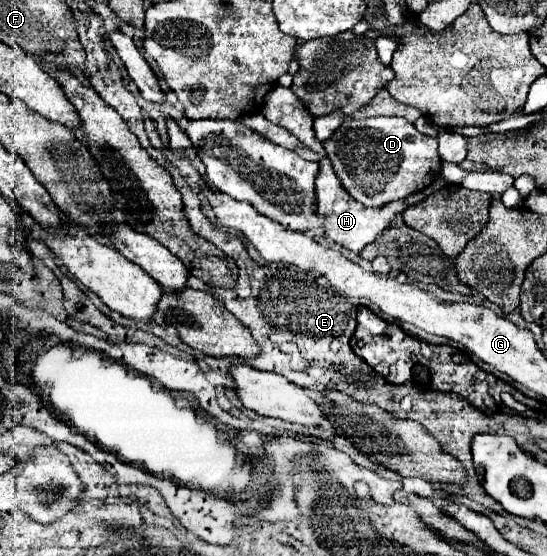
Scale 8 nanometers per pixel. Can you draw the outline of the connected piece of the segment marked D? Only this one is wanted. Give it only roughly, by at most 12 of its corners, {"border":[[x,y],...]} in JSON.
{"border":[[401,116],[347,118],[323,142],[365,206],[421,192],[437,140]]}

